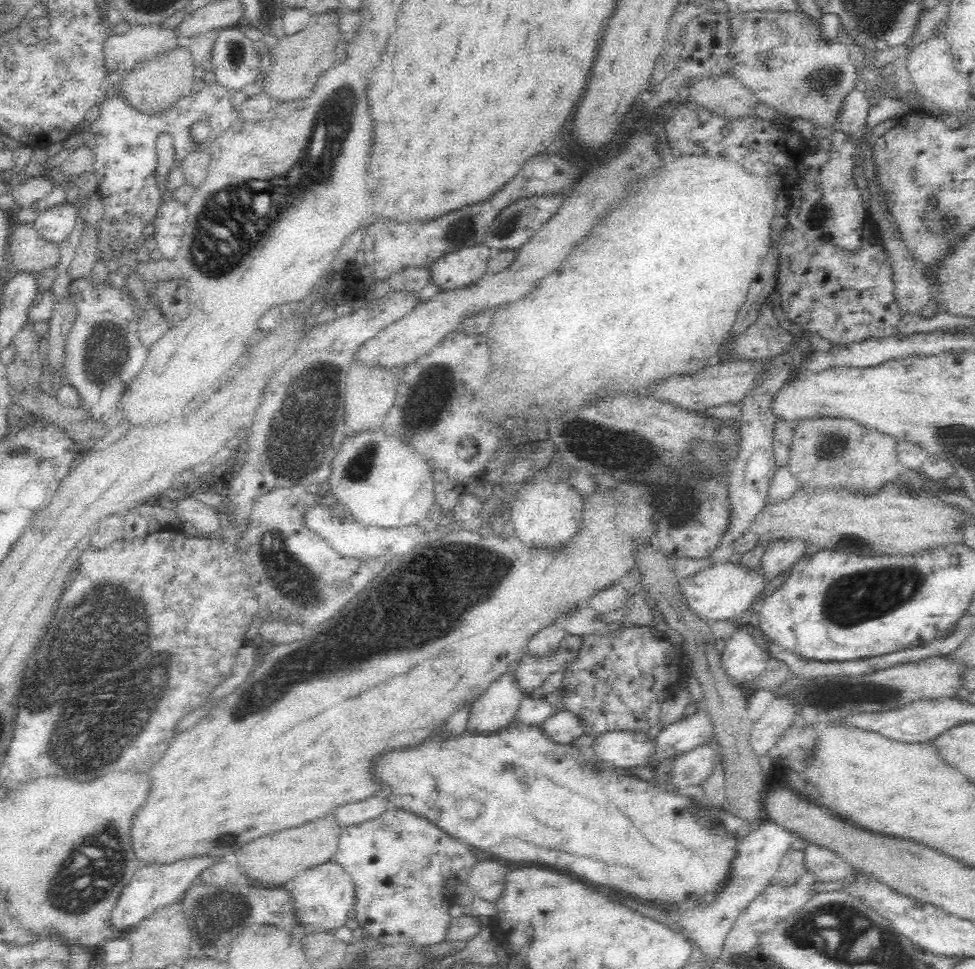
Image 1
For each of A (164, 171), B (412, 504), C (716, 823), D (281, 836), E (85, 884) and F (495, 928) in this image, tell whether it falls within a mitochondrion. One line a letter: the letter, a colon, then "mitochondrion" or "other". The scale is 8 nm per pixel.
A: other
B: other
C: other
D: other
E: mitochondrion
F: other

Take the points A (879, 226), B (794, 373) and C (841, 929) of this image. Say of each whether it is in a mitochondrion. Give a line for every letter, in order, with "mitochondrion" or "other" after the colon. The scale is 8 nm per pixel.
A: other
B: other
C: mitochondrion

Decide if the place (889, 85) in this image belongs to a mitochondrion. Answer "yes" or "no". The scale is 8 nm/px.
no

